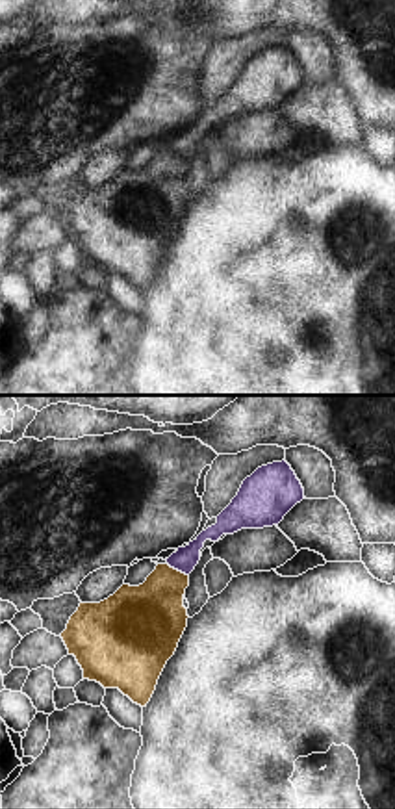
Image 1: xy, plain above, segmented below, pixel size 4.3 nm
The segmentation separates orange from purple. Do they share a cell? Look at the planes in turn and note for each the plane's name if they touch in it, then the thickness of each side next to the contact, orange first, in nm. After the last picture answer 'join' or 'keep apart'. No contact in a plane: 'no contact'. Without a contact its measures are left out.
xy | 320/100 nm

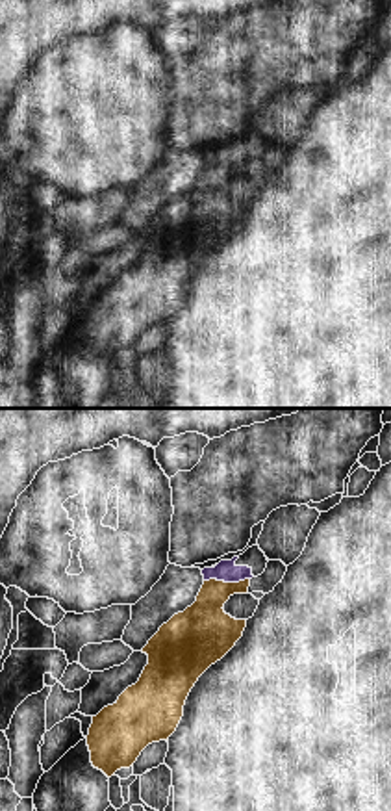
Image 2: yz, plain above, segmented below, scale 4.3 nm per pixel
yz | 260/90 nm

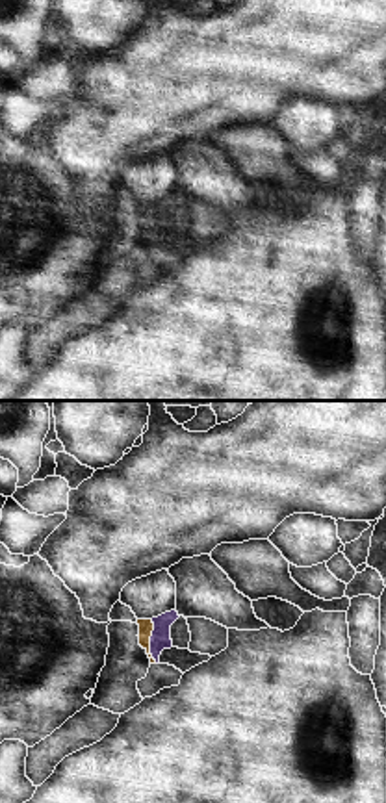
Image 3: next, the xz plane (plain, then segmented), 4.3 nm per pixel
xz | 60/90 nm

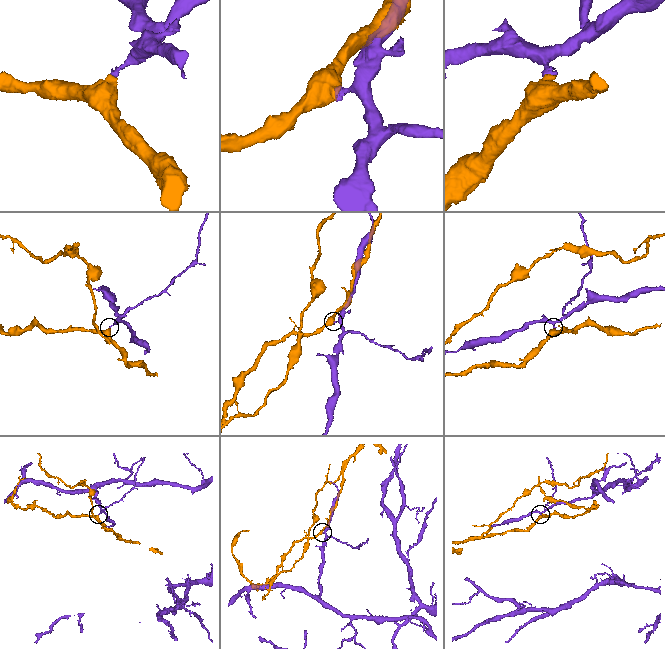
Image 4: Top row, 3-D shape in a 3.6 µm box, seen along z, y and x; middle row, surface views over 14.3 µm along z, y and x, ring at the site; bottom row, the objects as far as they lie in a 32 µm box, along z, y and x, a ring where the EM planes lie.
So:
keep apart

